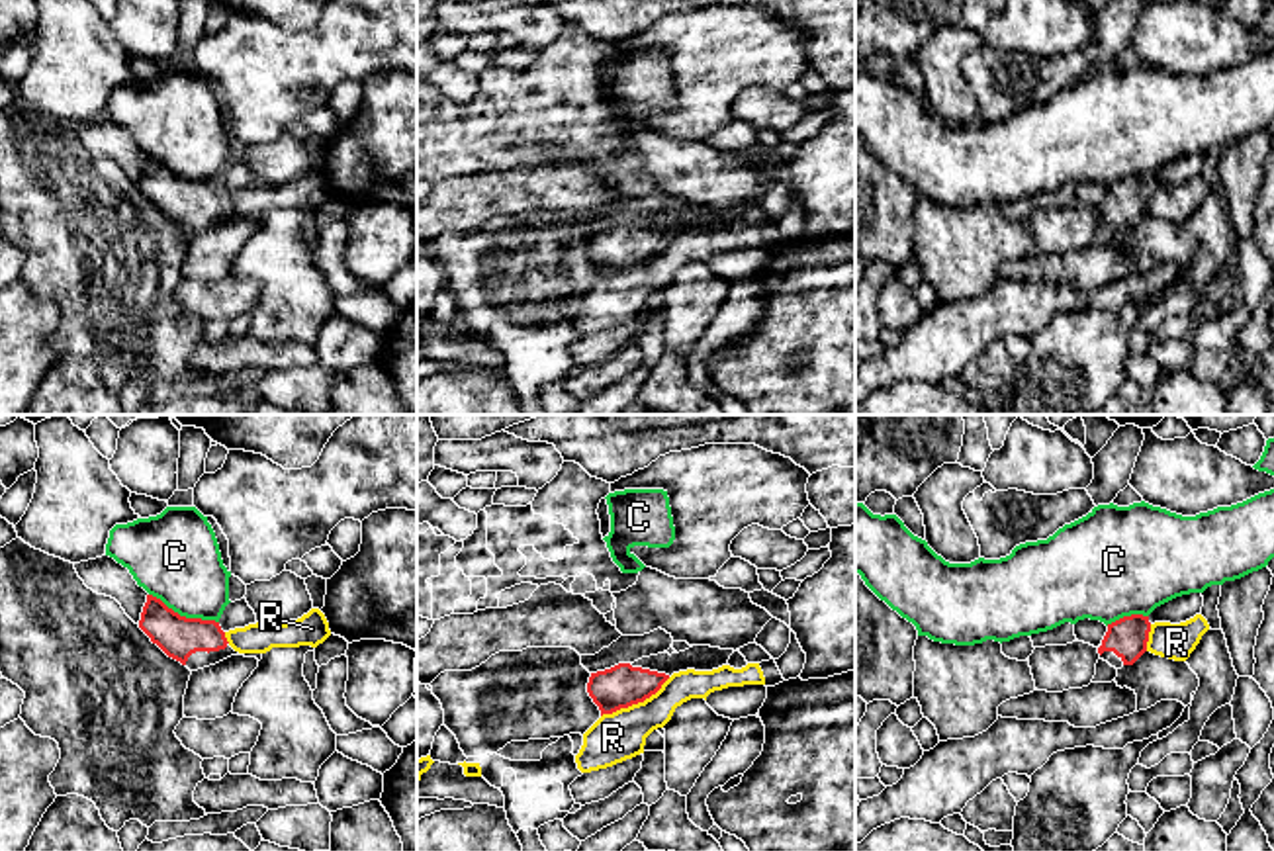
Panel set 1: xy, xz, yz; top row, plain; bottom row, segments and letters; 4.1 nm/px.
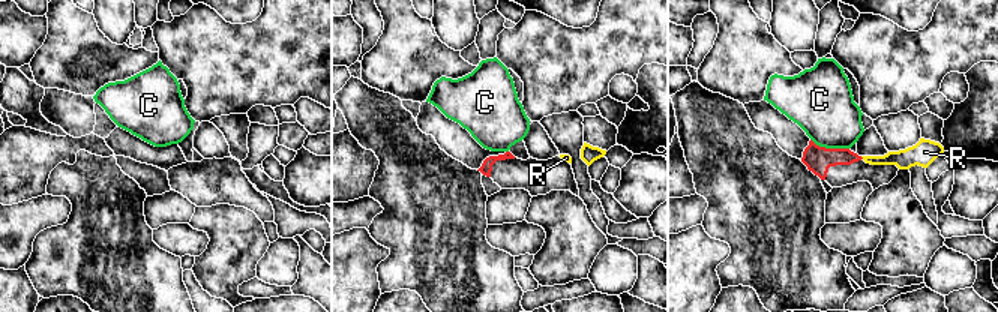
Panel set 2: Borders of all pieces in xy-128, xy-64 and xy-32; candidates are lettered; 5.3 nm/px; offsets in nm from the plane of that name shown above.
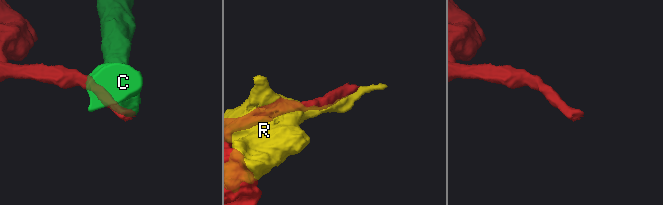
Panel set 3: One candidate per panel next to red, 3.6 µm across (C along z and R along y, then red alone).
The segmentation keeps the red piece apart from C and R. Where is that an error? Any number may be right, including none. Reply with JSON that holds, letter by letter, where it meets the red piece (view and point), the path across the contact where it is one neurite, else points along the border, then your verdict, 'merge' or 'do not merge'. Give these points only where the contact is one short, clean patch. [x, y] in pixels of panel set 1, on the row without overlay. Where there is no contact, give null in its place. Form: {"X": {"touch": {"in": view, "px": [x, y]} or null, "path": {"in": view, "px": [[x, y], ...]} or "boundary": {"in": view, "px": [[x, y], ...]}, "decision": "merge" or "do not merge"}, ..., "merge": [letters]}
{"C": {"touch": {"in": "xy", "px": [184, 179]}, "decision": "do not merge"}, "R": {"touch": {"in": "xz", "px": [635, 265]}, "decision": "do not merge"}, "merge": []}

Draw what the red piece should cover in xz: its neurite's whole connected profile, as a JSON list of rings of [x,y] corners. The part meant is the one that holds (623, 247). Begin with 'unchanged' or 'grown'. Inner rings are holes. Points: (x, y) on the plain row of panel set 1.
grown | [[[693,207],[685,213],[658,215],[634,225],[618,225],[611,231],[591,235],[587,254],[599,268],[601,278],[644,264],[679,233],[712,233],[728,225],[734,211]]]

